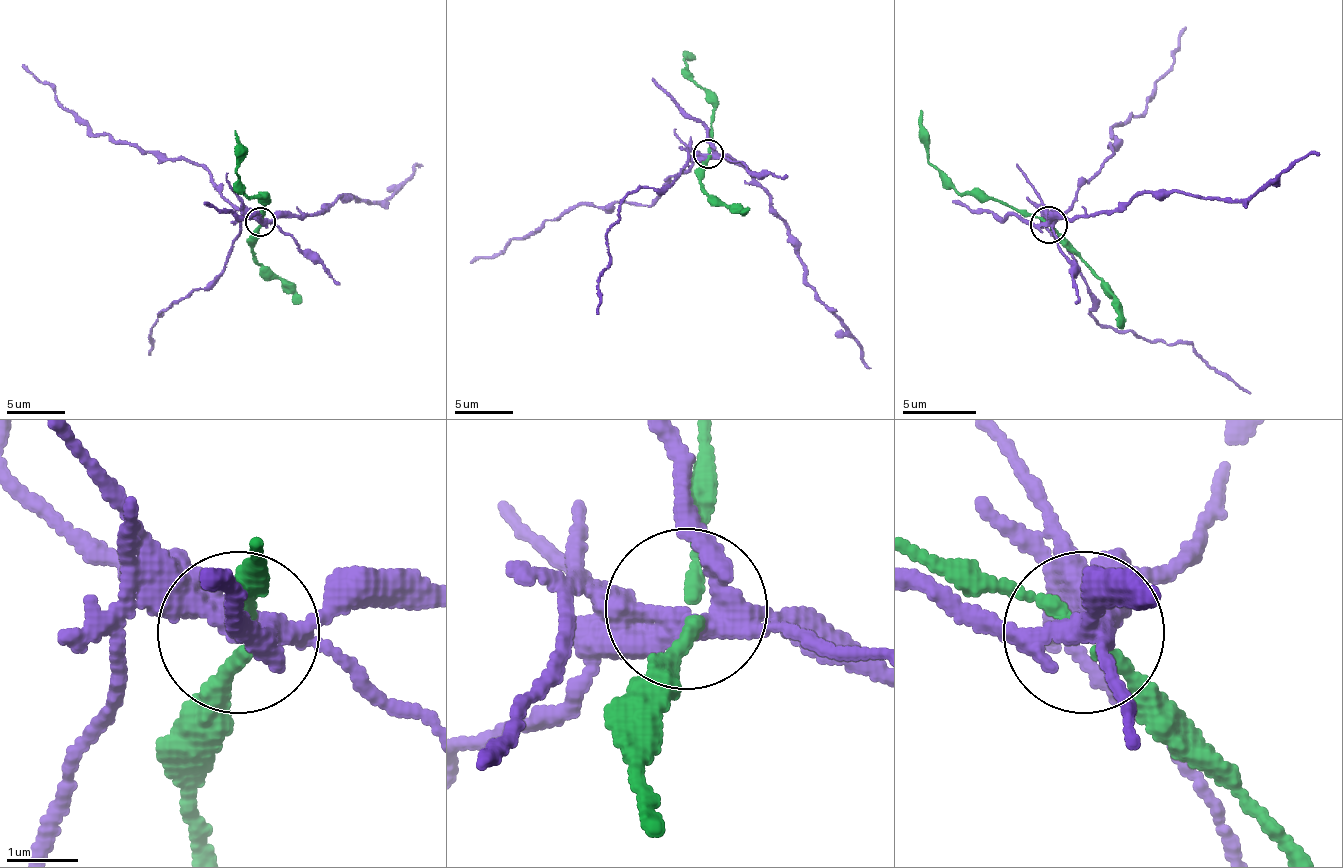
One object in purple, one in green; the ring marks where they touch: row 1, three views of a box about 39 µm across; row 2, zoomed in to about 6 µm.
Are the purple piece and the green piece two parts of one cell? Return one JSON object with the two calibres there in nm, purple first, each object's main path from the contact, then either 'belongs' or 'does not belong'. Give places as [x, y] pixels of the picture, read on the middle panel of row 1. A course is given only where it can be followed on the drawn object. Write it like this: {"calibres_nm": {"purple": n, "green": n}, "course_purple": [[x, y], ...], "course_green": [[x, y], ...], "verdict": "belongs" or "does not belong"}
{"calibres_nm": {"purple": 320, "green": 170}, "course_purple": [[709, 155], [673, 175], [650, 204], [568, 207], [495, 257], [471, 263]], "course_green": [[709, 152], [714, 102], [697, 84], [682, 52]], "verdict": "does not belong"}

